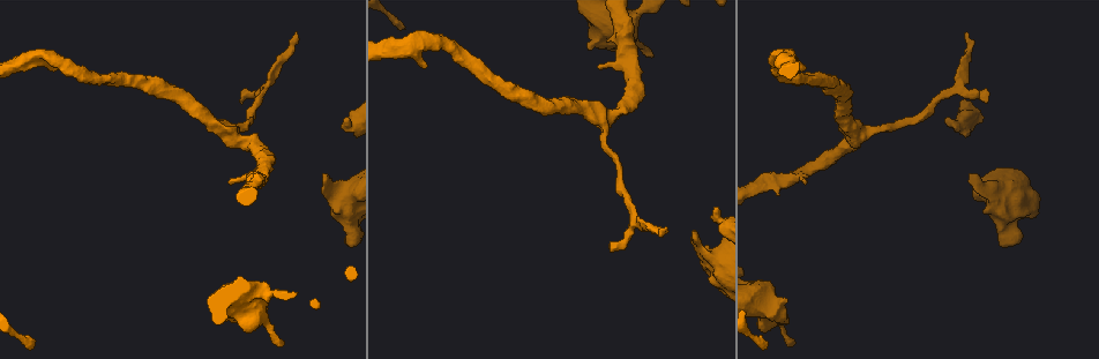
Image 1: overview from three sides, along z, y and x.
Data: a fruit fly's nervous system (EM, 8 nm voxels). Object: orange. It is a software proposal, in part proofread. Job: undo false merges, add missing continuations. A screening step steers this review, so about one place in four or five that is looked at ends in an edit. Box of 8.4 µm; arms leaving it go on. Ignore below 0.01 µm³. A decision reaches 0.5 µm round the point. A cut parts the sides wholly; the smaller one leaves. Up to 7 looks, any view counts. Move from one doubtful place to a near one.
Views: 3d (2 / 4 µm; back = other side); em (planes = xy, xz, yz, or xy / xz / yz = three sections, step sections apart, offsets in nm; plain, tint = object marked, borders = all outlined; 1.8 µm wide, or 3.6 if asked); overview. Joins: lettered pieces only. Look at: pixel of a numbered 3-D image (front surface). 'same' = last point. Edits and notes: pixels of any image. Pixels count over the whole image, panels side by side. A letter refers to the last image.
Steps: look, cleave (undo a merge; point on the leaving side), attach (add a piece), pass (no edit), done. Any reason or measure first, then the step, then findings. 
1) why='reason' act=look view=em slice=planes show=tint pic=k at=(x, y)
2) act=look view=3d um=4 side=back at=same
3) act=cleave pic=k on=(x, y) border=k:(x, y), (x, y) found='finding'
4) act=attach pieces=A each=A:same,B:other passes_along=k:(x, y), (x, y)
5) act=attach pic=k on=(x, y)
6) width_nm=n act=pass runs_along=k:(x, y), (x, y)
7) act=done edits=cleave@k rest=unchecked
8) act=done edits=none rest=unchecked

why='free end' act=look view=3d um=2 pic=1 at=(694, 234)

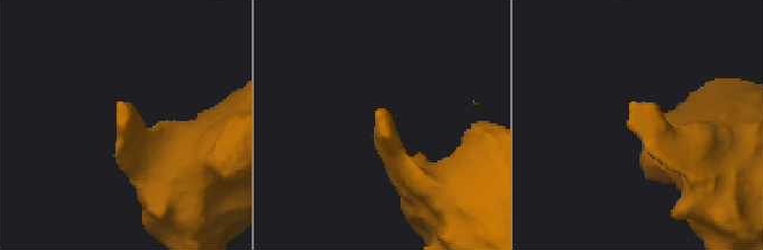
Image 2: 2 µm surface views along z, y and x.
act=look view=em slice=xz step=16 show=plain pic=2 at=(119, 105)

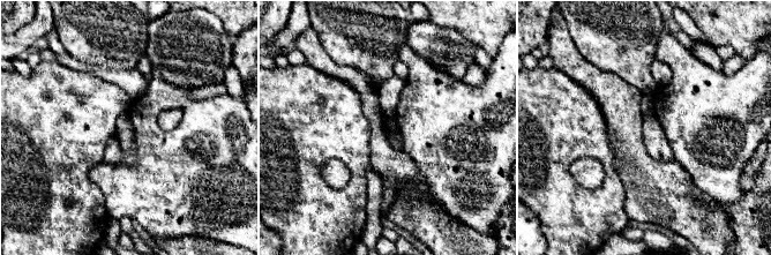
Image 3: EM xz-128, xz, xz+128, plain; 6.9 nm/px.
act=look view=em slice=xz step=16 show=borders at=same

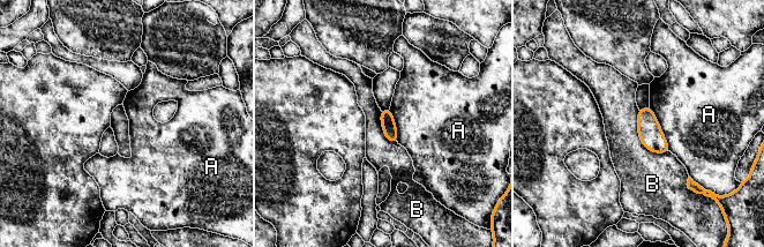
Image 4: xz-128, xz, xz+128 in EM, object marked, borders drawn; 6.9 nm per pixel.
act=pass each=A:other,B:other border=4:(638, 109), (642, 143), (668, 152) found='no lettered piece goes on from it'

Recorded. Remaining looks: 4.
why='branch stops here' act=look view=em slice=planes show=borders pic=1 at=(283, 344)

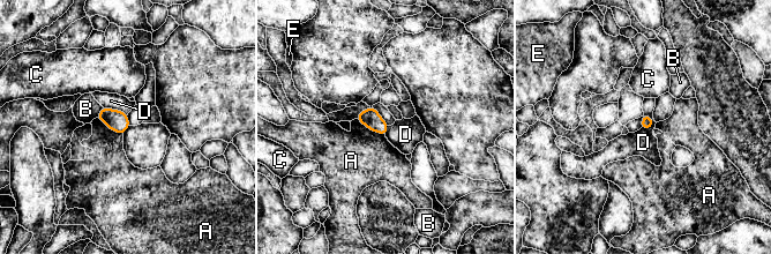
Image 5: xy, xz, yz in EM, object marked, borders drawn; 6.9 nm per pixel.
act=pass each=A:other,B:other,C:other,D:other,E:other border=5:(644, 113), (652, 119), (649, 129) found='no lettered piece goes on from it'

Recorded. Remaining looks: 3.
act=look view=3d um=4 pic=1 at=(417, 44)

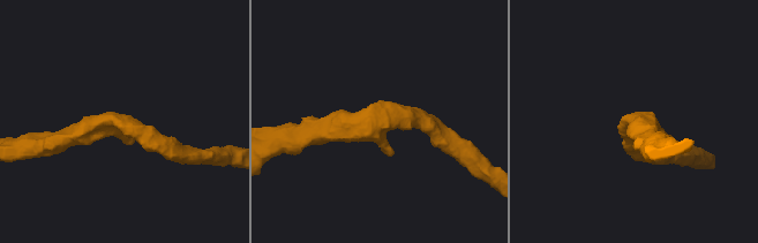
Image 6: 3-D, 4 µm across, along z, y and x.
why='now the EM' act=look view=em slice=planes show=borders pic=6 at=(377, 118)

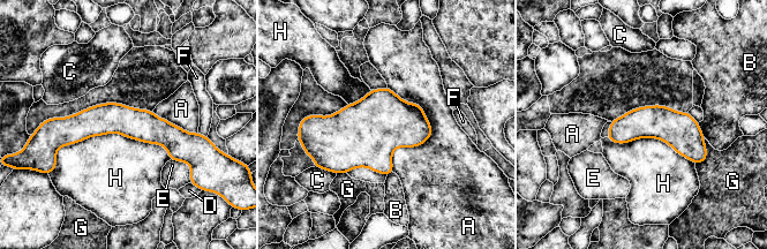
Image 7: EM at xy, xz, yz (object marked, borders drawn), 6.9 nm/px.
width_nm=220 act=pass each=A:other,B:other,C:other,D:other,E:other,F:other,G:other,H:other border=7:(55, 157), (118, 133), (170, 159) found='one cell here'

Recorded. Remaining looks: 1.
act=done edits=none rest=unchecked

